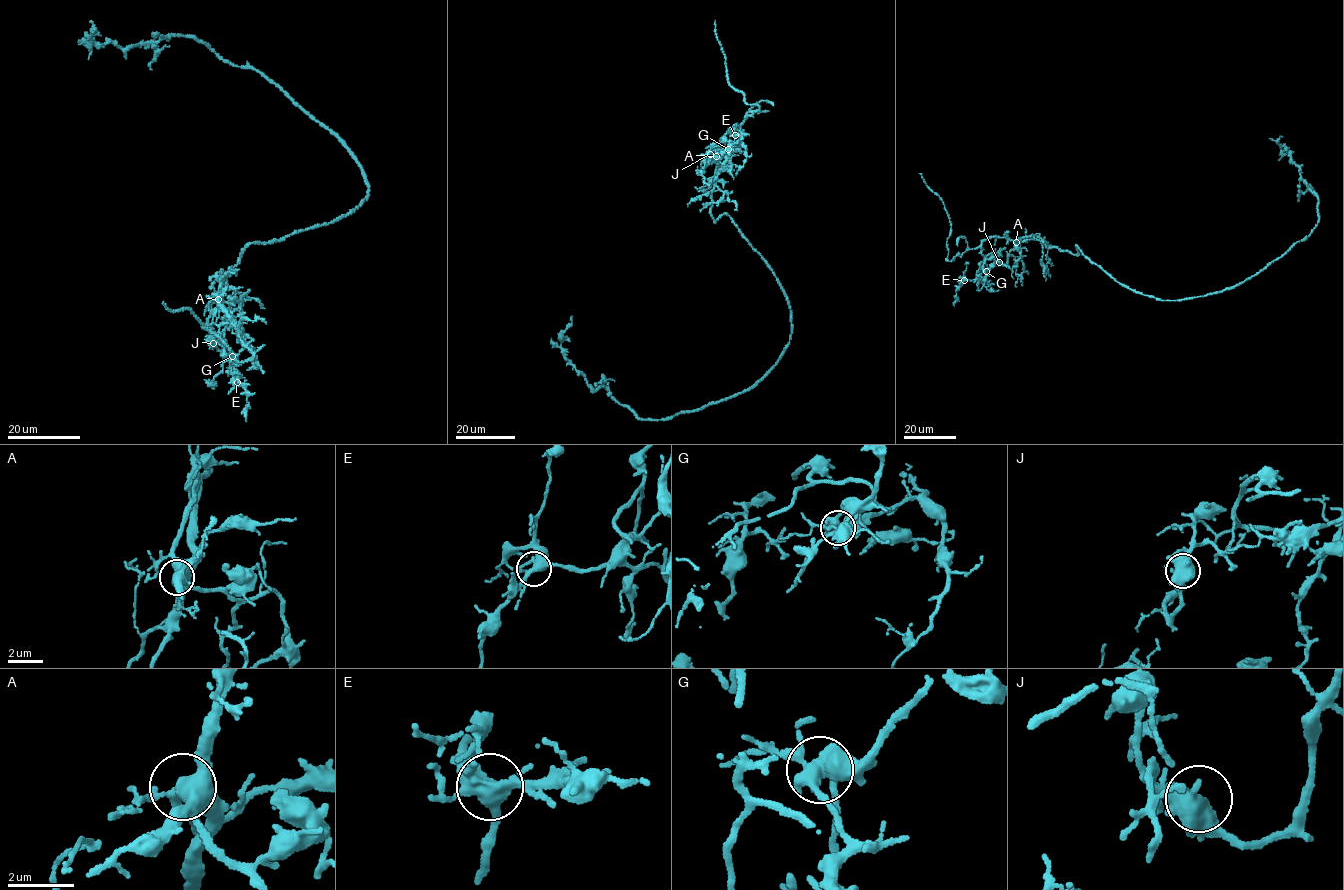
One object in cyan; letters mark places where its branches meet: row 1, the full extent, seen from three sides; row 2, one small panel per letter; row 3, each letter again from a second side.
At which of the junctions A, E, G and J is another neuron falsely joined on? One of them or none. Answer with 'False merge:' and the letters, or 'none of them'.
False merge: G

